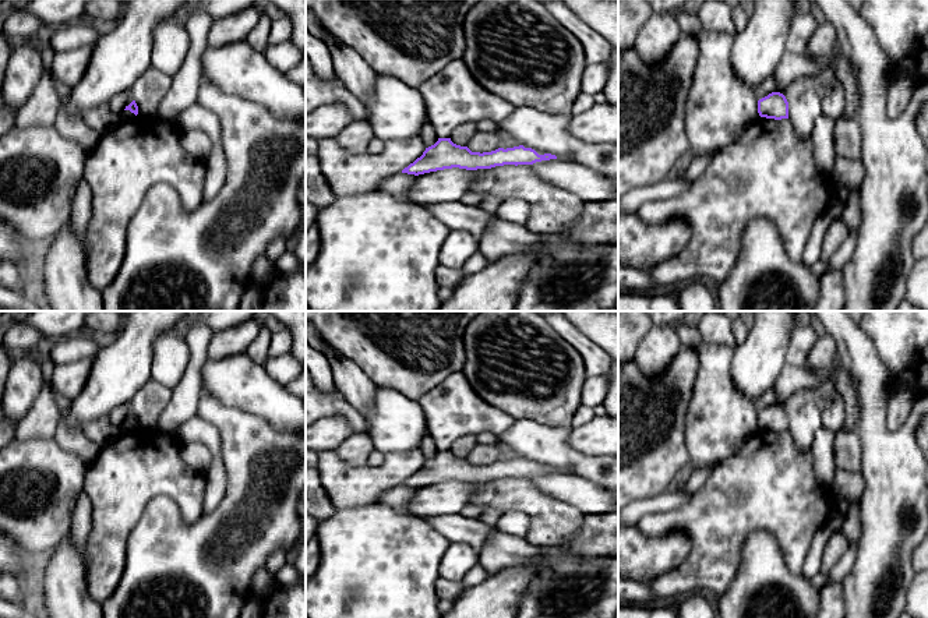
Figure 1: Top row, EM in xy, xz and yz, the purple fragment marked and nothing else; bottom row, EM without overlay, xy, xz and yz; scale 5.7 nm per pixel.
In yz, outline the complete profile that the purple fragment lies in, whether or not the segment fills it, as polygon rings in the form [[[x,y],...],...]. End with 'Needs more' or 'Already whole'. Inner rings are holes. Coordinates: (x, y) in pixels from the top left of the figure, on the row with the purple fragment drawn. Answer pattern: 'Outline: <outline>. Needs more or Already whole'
Outline: [[[772,92],[758,100],[758,113],[766,119],[788,119],[788,102],[780,92]]]. Already whole

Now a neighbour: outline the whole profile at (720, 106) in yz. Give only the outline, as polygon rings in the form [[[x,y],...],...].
[[[702,29],[694,35],[699,46],[695,77],[685,109],[685,133],[695,156],[720,153],[745,133],[758,117],[758,99],[731,66],[734,33]]]

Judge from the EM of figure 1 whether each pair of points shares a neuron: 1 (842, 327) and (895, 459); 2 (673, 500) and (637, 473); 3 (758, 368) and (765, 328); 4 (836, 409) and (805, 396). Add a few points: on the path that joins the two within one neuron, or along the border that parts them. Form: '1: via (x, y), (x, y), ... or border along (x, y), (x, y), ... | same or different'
1: via (861, 360), (872, 374), (872, 426) | same
2: border along (673, 486), (659, 494), (632, 501) | different
3: via (761, 359), (765, 338) | same
4: border along (814, 389), (814, 398), (822, 413), (824, 426) | different

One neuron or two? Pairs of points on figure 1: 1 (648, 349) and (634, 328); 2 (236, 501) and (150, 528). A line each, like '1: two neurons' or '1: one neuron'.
1: two neurons
2: one neuron

